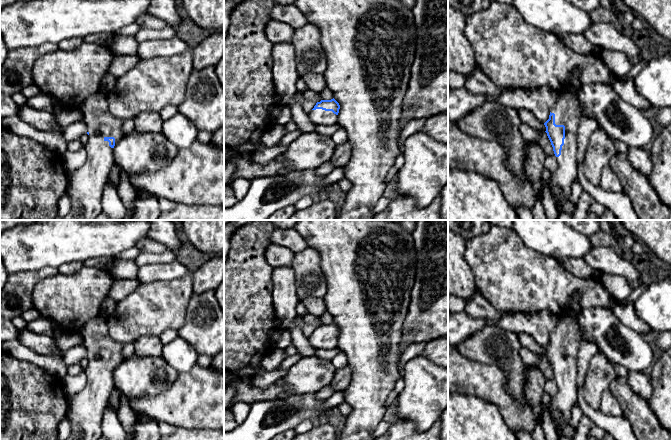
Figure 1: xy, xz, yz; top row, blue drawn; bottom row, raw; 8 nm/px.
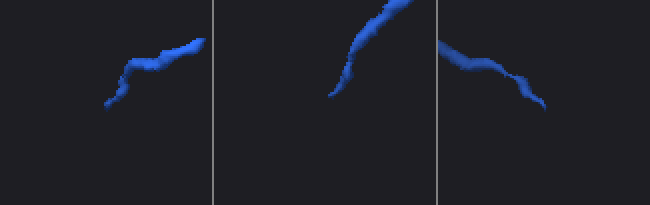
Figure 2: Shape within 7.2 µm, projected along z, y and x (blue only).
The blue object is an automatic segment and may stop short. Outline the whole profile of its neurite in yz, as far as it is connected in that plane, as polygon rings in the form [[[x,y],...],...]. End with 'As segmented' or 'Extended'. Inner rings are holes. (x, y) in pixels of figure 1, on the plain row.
[[[561,316],[556,328],[551,332],[549,343],[544,347],[547,360],[553,371],[554,378],[557,382],[558,392],[551,397],[547,409],[551,415],[557,411],[561,415],[562,431],[559,433],[560,438],[574,438],[576,430],[571,425],[571,411],[577,403],[578,386],[577,386],[577,354],[580,345],[580,325],[578,316]]]. Extended

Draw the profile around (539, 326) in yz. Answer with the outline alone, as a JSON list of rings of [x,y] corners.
[[[549,311],[535,314],[523,312],[501,313],[499,327],[510,330],[516,334],[527,333],[539,345],[545,347],[549,343],[550,334],[556,328],[560,317]]]

